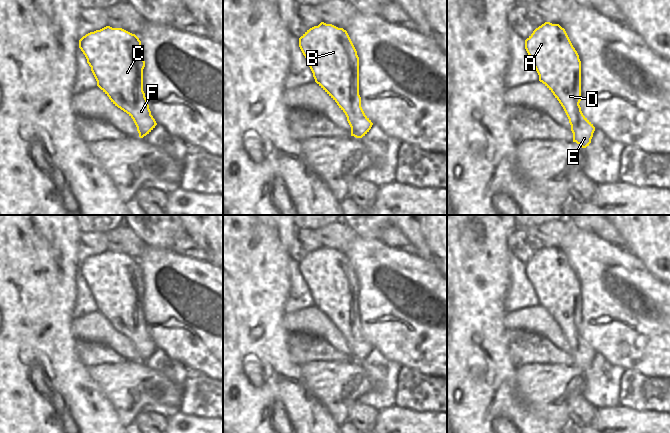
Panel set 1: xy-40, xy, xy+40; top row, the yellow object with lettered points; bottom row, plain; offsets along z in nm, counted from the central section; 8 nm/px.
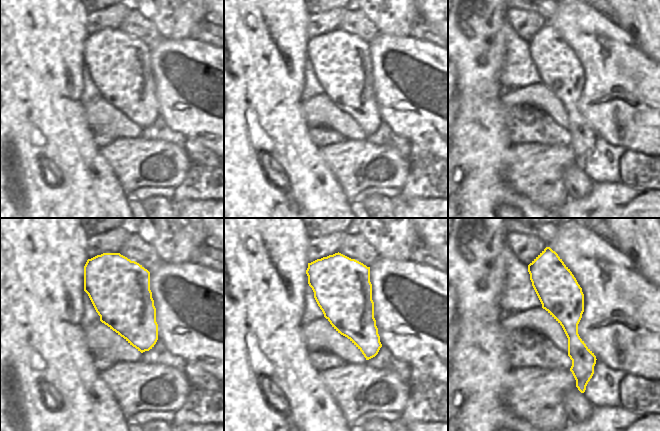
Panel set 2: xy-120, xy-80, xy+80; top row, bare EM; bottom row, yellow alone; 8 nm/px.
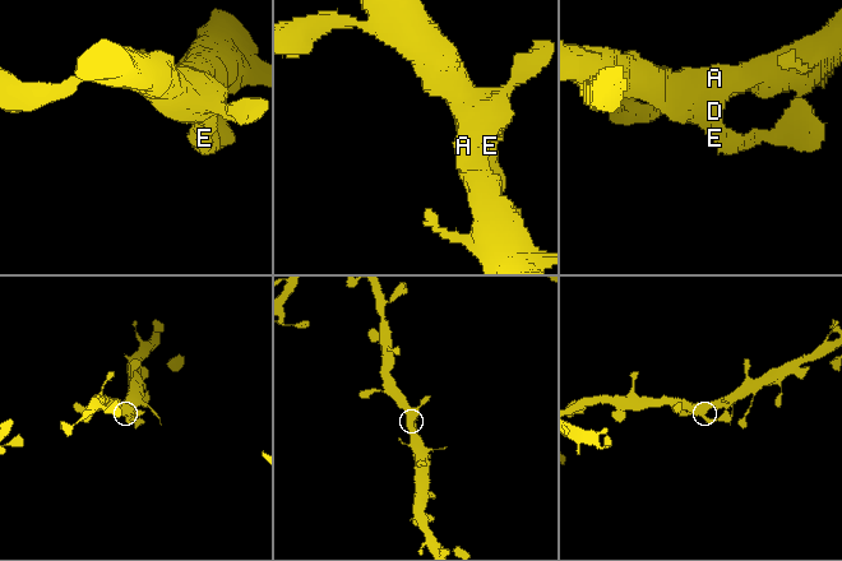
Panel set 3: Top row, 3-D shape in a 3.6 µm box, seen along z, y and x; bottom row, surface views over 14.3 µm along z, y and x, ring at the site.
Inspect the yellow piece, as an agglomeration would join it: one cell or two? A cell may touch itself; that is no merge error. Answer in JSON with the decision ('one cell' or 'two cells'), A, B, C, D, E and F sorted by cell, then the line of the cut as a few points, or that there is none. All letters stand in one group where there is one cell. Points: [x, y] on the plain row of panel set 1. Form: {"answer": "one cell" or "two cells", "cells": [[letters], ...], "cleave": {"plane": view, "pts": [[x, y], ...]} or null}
{"answer": "one cell", "cells": [["A", "B", "C", "D", "E", "F"]], "cleave": null}

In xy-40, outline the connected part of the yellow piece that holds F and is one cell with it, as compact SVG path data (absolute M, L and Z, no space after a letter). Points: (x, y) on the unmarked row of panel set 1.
M106 250L90 256L79 264L79 272L97 305L97 310L109 321L111 326L126 336L134 345L139 361L149 358L157 349L151 339L143 315L143 273L139 262L122 252Z

